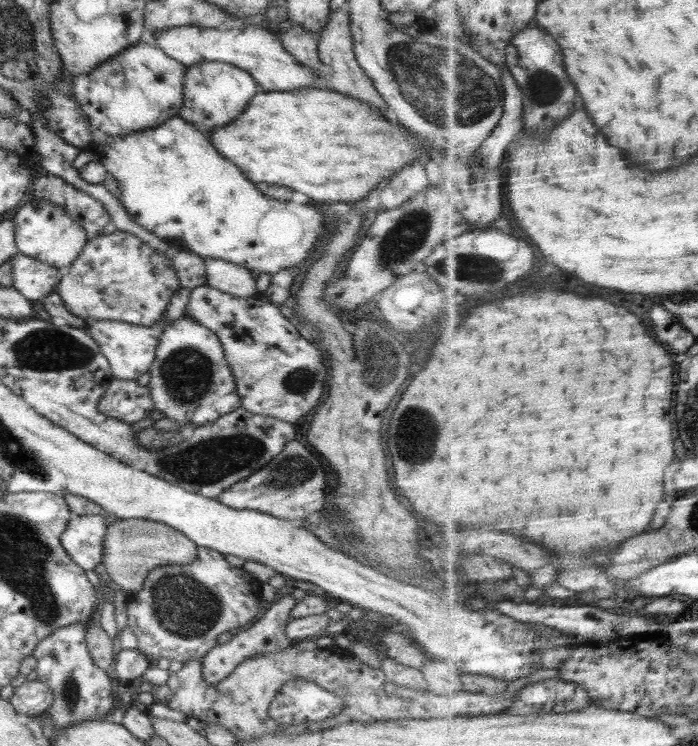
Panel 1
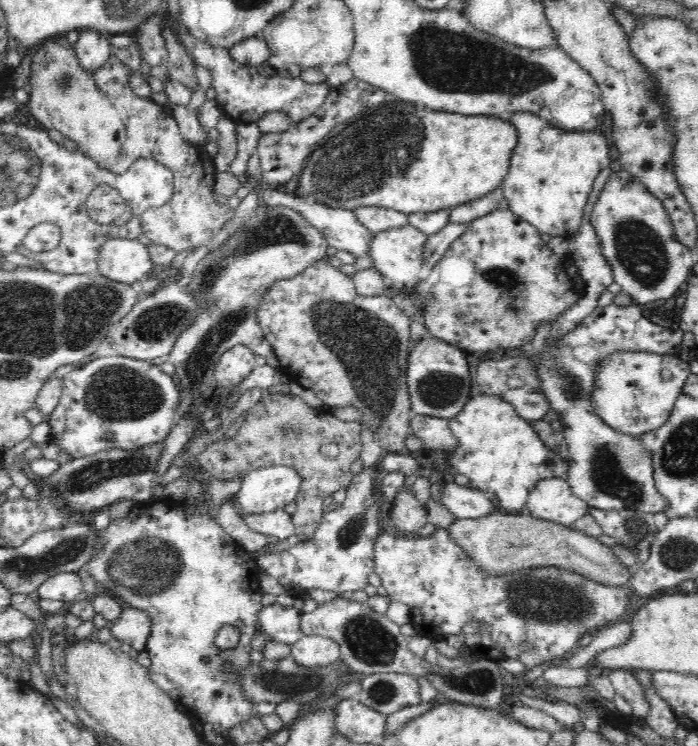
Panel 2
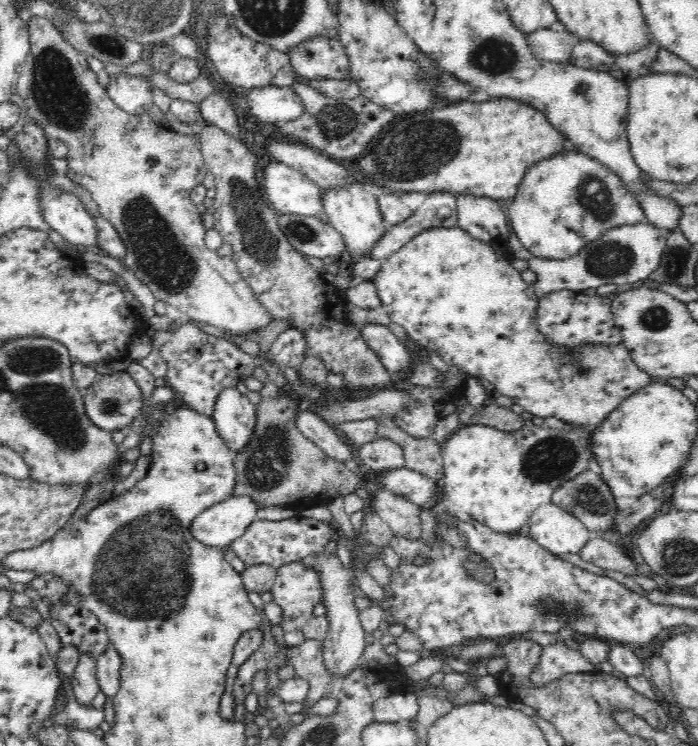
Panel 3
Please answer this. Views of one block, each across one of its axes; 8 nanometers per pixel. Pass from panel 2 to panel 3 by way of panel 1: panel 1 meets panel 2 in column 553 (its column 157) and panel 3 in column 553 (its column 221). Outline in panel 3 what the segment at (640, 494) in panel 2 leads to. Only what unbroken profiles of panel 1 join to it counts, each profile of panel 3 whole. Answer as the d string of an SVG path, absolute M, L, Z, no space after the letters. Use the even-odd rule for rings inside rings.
M458 225L450 228L444 228L443 226L440 226L440 228L428 228L428 230L420 232L420 234L416 234L408 244L404 244L400 250L397 250L392 256L382 261L380 272L375 274L371 280L376 285L376 292L380 297L381 306L388 313L391 322L396 322L396 324L403 326L409 336L409 340L416 342L424 350L433 350L450 367L458 366L468 376L488 380L490 384L495 386L495 394L510 397L512 403L520 405L525 412L532 413L532 415L540 418L559 418L567 422L568 425L572 425L574 429L582 427L584 431L588 431L586 441L589 442L589 446L592 445L590 441L592 441L593 433L598 426L601 426L601 422L604 422L604 418L608 417L626 398L629 398L638 390L642 390L644 386L652 384L652 377L644 373L641 368L638 368L630 351L628 351L628 347L623 342L610 345L587 344L573 349L564 349L564 347L558 349L541 332L534 332L534 334L528 332L528 328L532 326L530 322L534 320L534 314L536 314L539 304L539 298L536 297L534 287L522 278L521 273L516 271L508 260L502 260L501 254L494 249L494 246L472 238L471 234L468 234L465 230L463 231Z

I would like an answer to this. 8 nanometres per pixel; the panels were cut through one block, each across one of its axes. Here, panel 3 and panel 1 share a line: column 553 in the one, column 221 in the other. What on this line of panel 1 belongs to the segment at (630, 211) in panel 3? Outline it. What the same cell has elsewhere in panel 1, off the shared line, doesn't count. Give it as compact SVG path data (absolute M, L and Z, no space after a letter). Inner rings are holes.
M179 115L161 122L164 128L174 132L174 143L161 146L154 140L153 128L132 131L125 136L108 137L102 147L101 164L118 182L118 198L134 222L153 232L158 237L171 238L172 242L185 246L203 257L217 258L237 265L244 265L256 275L276 274L282 269L296 267L302 260L310 258L314 248L326 234L324 216L315 203L298 204L282 202L256 190L240 170L224 160L205 135Z

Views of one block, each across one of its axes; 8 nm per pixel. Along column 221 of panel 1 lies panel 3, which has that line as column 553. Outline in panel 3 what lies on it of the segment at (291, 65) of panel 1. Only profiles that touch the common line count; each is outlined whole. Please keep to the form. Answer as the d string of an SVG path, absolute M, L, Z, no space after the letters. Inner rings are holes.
M539 29L528 33L527 41L536 58L541 61L562 62L569 60L579 40L576 35L565 30L554 32L551 29Z

